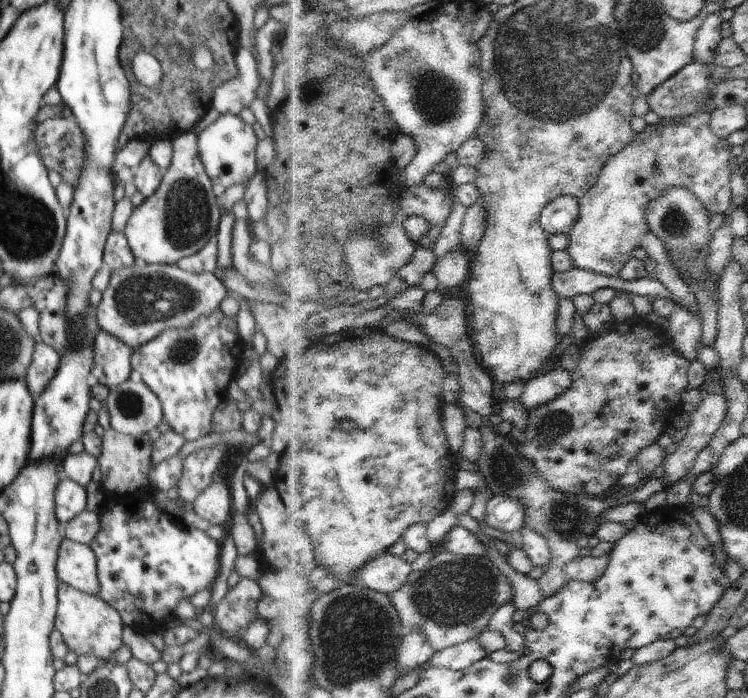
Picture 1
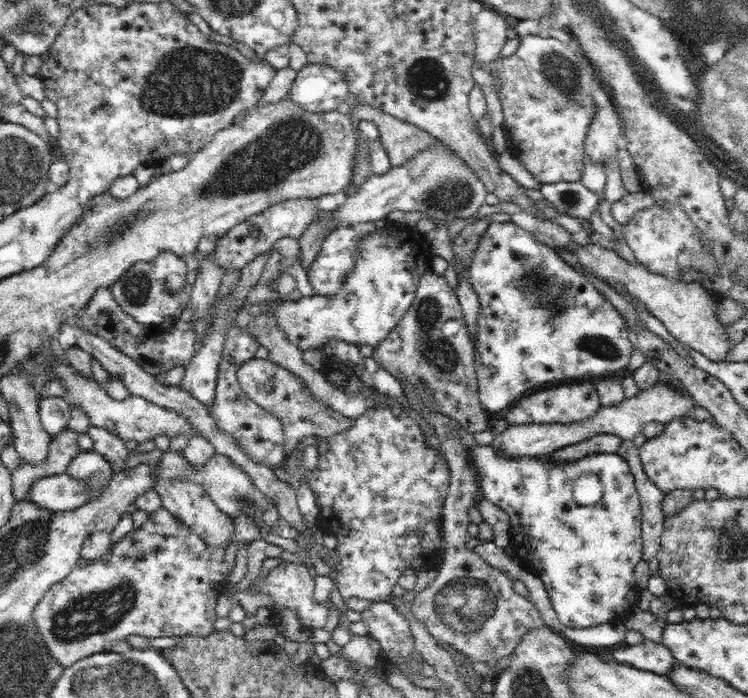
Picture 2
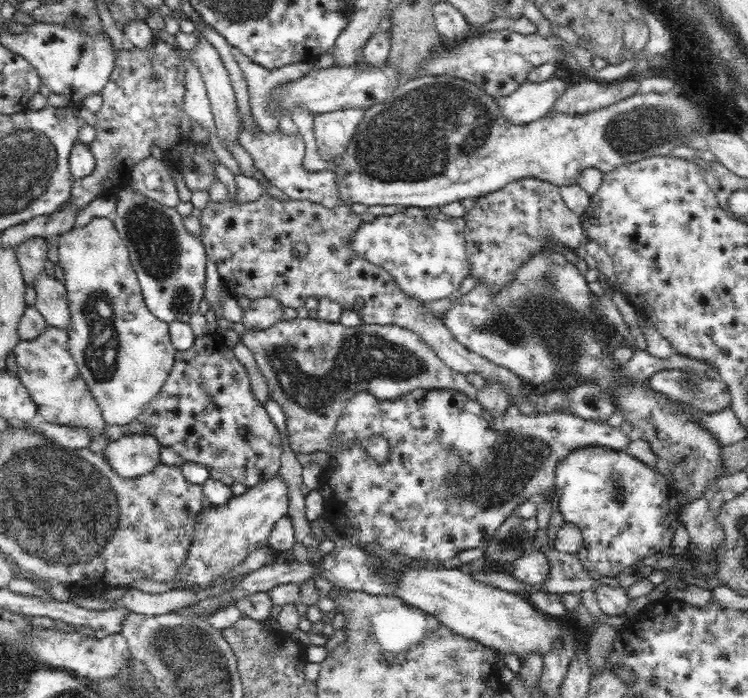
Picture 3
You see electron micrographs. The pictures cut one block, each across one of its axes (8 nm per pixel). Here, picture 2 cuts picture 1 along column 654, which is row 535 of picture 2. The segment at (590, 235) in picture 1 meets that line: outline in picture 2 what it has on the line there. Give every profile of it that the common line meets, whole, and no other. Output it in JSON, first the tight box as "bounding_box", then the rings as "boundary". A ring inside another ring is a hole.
{"bounding_box":[30,505,236,670],"boundary":[[[162,505],[154,512],[148,514],[148,520],[144,522],[140,529],[132,529],[124,538],[119,540],[107,553],[99,560],[94,562],[84,562],[78,560],[76,568],[72,573],[58,584],[54,584],[52,589],[36,604],[32,614],[30,614],[30,621],[34,629],[40,633],[40,638],[44,641],[44,647],[48,649],[48,654],[52,657],[54,664],[65,670],[71,668],[79,660],[85,659],[87,656],[99,652],[108,651],[112,645],[118,640],[125,640],[126,636],[130,634],[137,634],[138,636],[146,636],[149,638],[174,638],[174,636],[182,636],[184,634],[195,634],[196,636],[208,636],[216,631],[216,620],[218,620],[218,597],[228,588],[230,574],[236,566],[236,554],[231,556],[231,550],[235,549],[236,545],[226,543],[224,545],[210,545],[203,537],[194,533],[191,526],[186,525],[182,520],[174,516],[167,508]]]}

